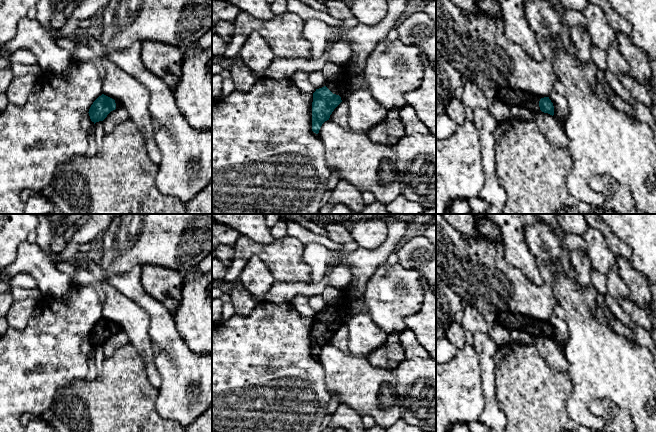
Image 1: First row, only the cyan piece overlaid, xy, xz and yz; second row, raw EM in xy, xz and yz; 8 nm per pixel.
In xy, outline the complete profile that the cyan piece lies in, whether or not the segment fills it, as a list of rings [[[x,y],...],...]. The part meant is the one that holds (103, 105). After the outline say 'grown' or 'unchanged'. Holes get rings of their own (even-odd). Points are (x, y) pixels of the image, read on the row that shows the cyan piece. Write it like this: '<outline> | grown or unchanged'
[[[102,94],[93,102],[88,113],[91,121],[95,124],[103,121],[111,111],[118,108],[122,108],[121,102]]] | grown

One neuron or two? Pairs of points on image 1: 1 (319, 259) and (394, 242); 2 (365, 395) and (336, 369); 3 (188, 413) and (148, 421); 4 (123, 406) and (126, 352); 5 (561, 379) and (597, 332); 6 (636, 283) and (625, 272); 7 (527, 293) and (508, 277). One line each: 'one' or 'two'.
1: one
2: one
3: two
4: one
5: two
6: one
7: one

